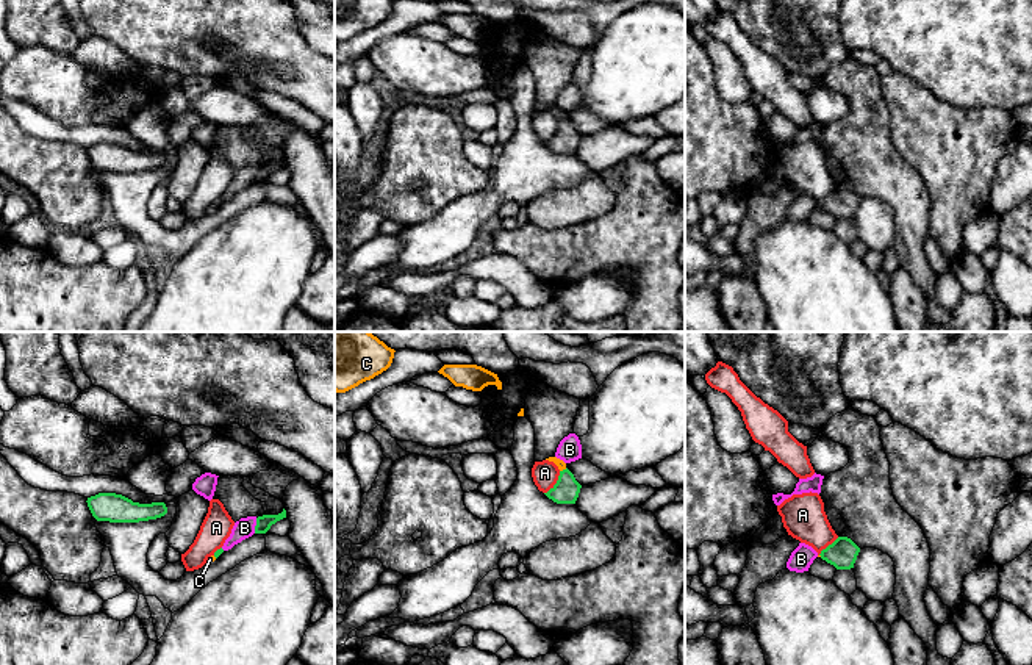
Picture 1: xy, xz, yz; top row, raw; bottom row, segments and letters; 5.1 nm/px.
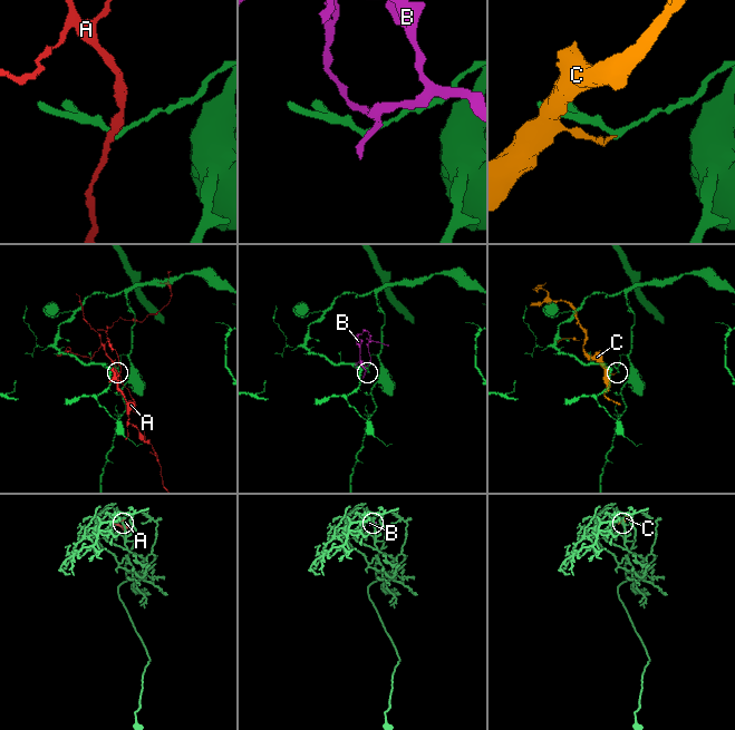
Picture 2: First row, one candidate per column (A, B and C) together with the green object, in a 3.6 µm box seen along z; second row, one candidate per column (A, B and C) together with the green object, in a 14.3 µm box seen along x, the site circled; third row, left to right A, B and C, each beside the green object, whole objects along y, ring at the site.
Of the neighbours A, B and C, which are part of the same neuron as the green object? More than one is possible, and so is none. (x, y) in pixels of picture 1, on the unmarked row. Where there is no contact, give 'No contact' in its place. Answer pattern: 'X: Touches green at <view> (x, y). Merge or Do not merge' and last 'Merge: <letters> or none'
A: Touches green at xz (557, 132). Do not merge
B: Touches green at xy (255, 176). Do not merge
C: Touches green at xz (563, 119). Do not merge
Merge: none

